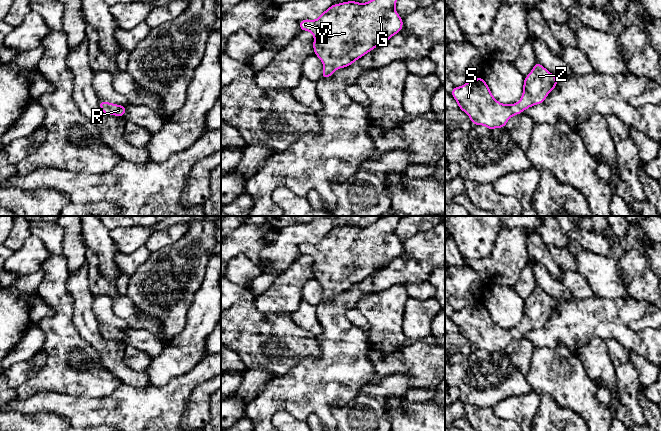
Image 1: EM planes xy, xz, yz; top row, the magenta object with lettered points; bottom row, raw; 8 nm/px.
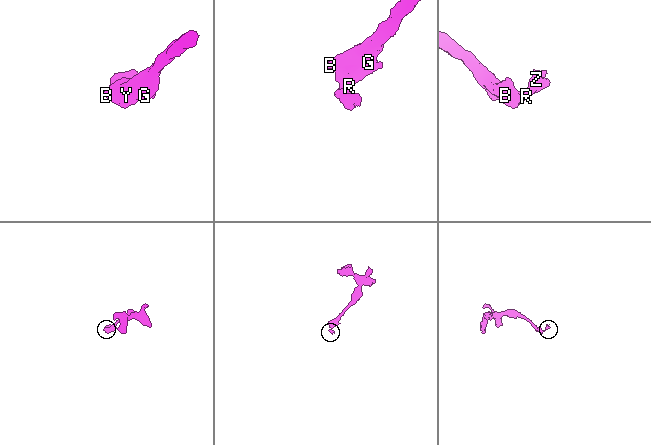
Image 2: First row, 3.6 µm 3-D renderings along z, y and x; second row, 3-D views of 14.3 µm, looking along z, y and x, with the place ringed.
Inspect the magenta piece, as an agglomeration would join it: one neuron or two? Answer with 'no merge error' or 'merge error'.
no merge error

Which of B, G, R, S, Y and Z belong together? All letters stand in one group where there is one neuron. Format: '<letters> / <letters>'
B G R S Y Z

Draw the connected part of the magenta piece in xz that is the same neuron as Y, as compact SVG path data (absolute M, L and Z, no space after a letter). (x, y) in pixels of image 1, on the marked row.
M350 0L333 4L316 20L300 21L300 30L310 31L314 36L314 54L324 65L322 79L331 77L336 69L350 66L402 30L403 19L395 10L396 3L397 0L370 0L366 3Z

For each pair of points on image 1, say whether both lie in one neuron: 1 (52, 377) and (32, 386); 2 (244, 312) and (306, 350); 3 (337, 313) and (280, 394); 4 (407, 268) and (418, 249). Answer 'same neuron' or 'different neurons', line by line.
1: same neuron
2: same neuron
3: same neuron
4: same neuron

